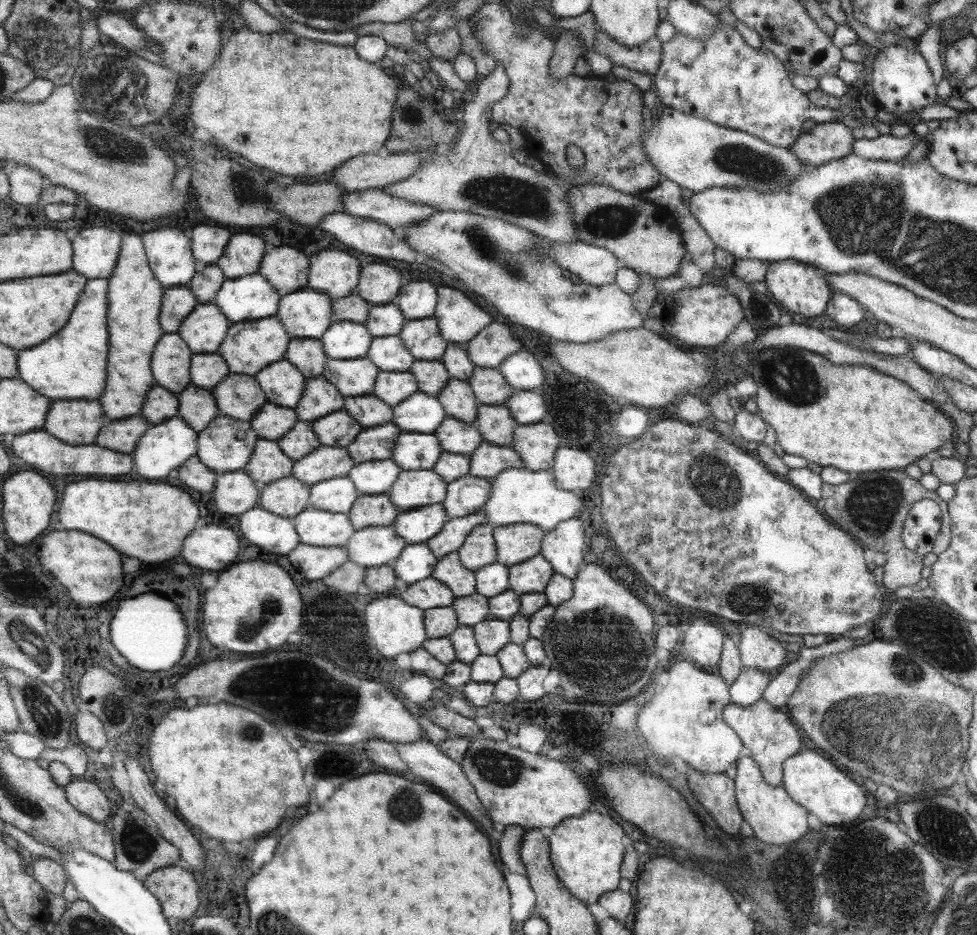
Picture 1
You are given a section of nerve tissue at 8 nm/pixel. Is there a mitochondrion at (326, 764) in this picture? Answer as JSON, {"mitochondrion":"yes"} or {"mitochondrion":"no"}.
{"mitochondrion":"no"}

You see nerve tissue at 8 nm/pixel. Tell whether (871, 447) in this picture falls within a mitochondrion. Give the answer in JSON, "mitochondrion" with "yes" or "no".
{"mitochondrion":"no"}

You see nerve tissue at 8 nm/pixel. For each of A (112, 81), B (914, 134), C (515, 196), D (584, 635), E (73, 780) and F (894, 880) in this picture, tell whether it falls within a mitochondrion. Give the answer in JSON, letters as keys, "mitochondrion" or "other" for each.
{"A":"mitochondrion","B":"other","C":"mitochondrion","D":"mitochondrion","E":"other","F":"other"}

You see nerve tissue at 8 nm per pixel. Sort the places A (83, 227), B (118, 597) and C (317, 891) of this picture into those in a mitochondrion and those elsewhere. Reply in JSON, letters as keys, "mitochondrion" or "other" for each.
{"A":"other","B":"other","C":"other"}

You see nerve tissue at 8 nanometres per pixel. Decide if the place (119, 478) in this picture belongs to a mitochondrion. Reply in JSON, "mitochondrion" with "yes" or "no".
{"mitochondrion":"no"}

